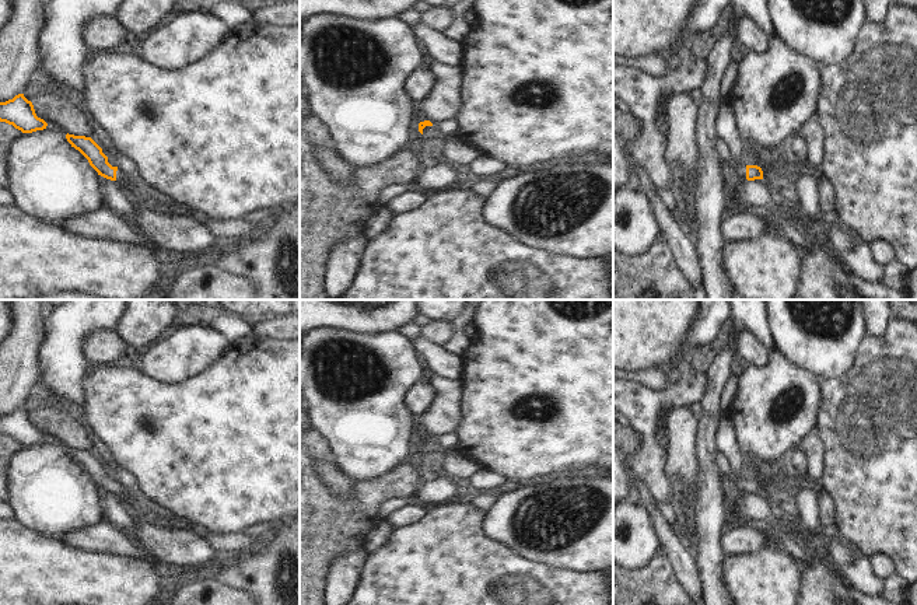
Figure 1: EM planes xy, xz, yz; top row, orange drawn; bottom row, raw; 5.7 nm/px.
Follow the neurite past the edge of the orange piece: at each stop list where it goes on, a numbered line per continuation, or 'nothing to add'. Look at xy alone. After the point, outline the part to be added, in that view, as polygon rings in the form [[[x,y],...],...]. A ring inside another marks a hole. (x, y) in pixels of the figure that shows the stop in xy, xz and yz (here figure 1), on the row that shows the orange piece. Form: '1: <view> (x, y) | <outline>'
1: xy (175, 209) | [[[119,169],[116,171],[116,182],[127,193],[127,196],[136,206],[151,209],[151,210],[165,214],[165,216],[175,216],[175,217],[193,216],[197,220],[200,220],[202,223],[204,223],[207,220],[207,217],[204,214],[192,211],[192,210],[186,209],[183,206],[179,206],[176,203],[174,203],[172,206],[165,206],[165,204],[160,204],[151,199],[134,200],[132,196],[132,188],[129,186],[125,175]]]

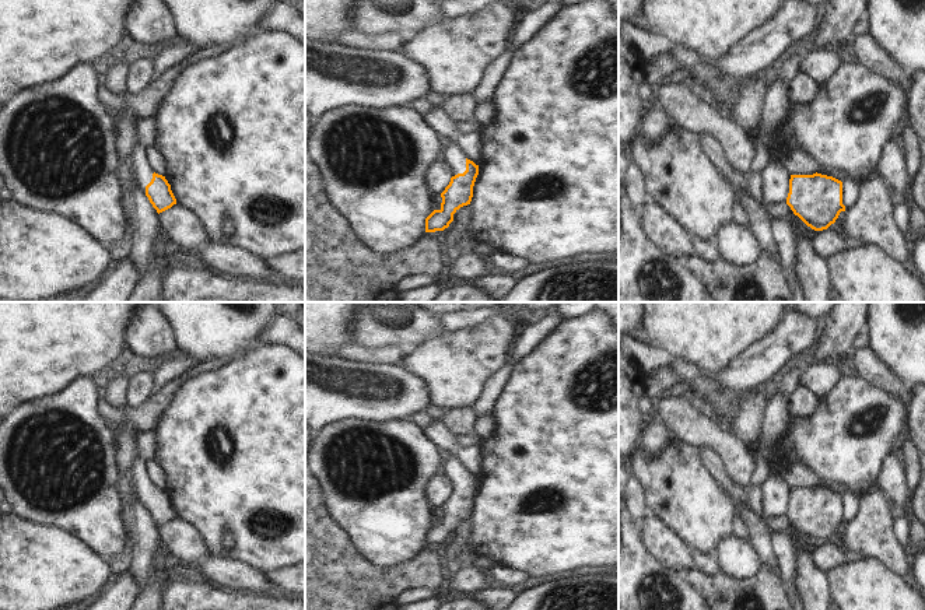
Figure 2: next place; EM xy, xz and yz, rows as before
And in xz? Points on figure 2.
1: xz (455, 160) | [[[445,143],[441,158],[451,169],[451,176],[466,171],[466,155],[448,143]]]

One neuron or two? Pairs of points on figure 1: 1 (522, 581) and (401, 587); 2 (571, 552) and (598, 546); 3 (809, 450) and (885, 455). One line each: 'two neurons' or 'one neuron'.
1: one neuron
2: one neuron
3: two neurons

